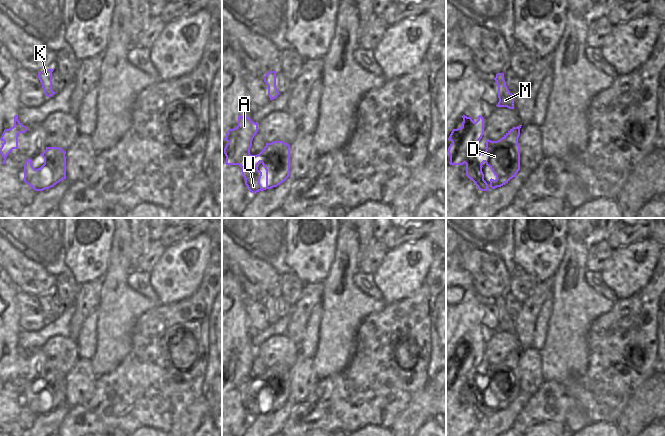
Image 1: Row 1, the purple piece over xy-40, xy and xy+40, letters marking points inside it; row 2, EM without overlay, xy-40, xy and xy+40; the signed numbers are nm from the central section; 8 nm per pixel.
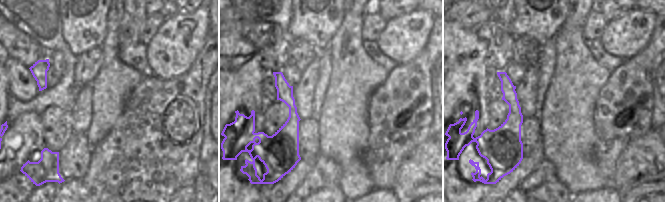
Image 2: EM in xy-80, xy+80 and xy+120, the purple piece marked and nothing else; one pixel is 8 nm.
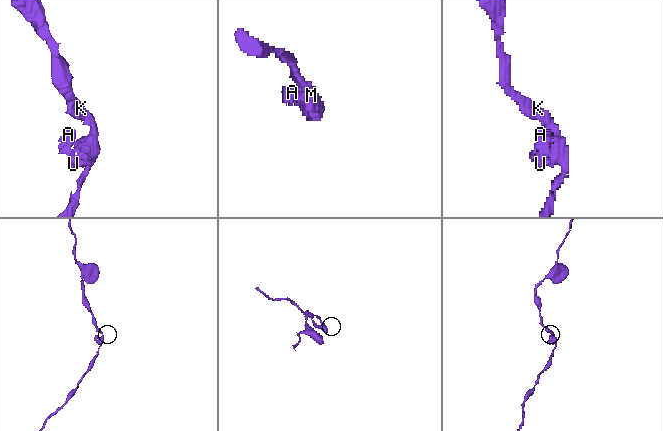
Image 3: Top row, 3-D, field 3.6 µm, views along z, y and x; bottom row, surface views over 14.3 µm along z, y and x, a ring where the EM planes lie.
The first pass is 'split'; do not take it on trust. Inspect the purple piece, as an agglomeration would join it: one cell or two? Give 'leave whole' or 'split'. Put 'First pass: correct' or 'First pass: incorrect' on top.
First pass: incorrect
leave whole

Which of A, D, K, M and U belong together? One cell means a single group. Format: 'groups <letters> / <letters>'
groups A D K M U

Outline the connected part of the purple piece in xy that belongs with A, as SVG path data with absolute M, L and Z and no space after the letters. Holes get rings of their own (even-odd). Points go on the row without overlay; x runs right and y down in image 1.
M238 340L238 350L229 353L224 364L228 367L224 372L226 389L239 389L245 409L251 417L277 411L290 398L290 369L283 365L266 367L257 379L250 378L252 364L258 356L258 347L250 341ZM262 387L266 394L266 412L260 408L262 396L257 389Z

